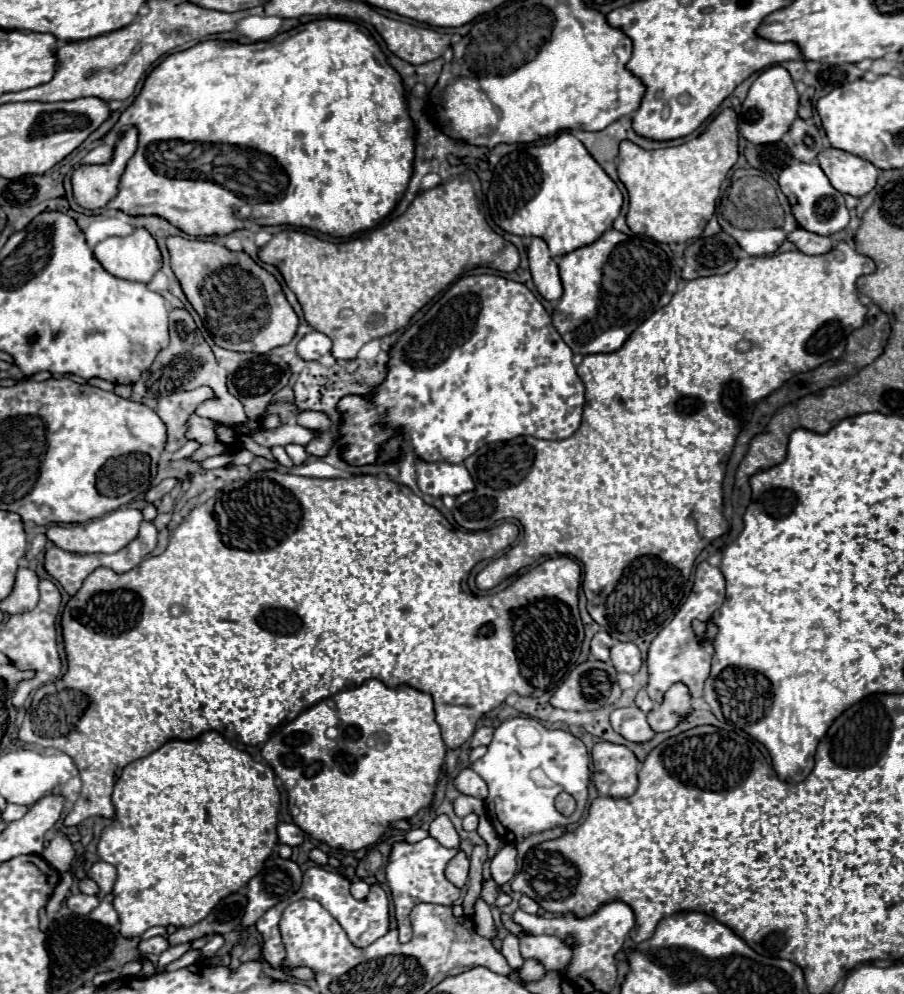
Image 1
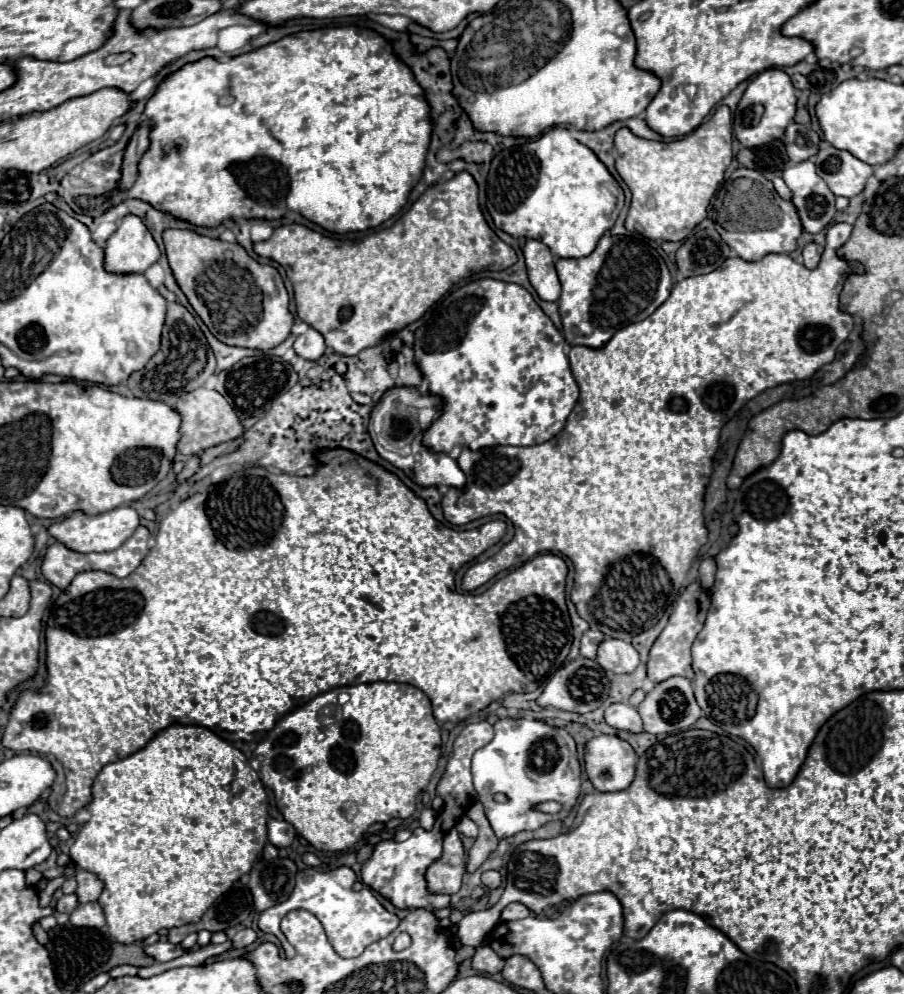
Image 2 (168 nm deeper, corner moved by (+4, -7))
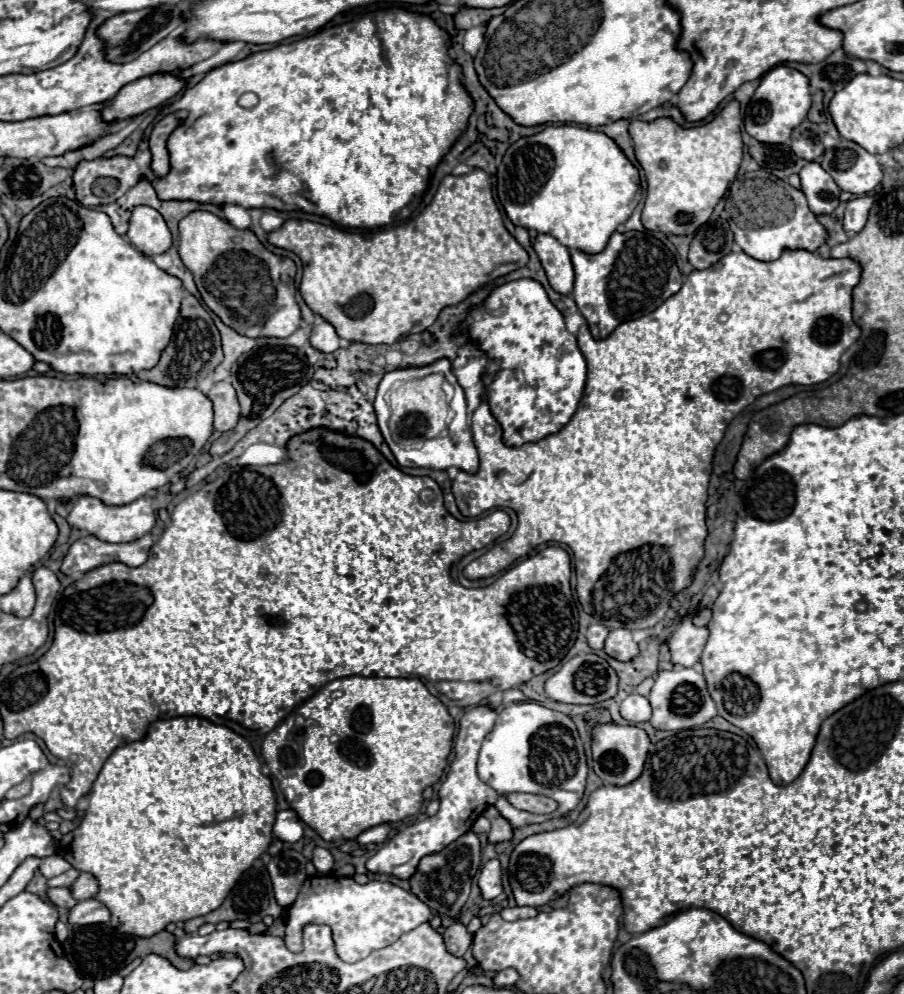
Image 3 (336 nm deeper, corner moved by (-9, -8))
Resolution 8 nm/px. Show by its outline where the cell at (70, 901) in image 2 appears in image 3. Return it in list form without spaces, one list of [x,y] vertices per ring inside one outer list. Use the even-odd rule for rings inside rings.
[[[48,887],[46,889],[46,897],[56,905],[56,907],[66,907],[66,909],[72,909],[76,905],[76,899],[72,899],[70,895],[70,889],[66,887]]]

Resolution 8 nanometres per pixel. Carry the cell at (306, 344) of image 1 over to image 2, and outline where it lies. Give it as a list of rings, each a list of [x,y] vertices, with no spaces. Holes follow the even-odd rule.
[[[309,328],[305,334],[297,336],[297,340],[295,340],[295,344],[293,344],[293,350],[295,350],[301,358],[315,362],[315,360],[319,360],[319,358],[325,354],[327,346],[325,346],[325,342],[323,342],[323,336],[321,336],[317,330]]]

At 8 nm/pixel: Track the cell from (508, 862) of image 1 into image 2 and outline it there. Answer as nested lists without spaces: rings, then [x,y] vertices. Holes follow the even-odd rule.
[[[497,870],[483,872],[481,880],[483,880],[483,884],[485,884],[489,890],[495,890],[495,888],[499,888],[499,886],[501,886],[501,874],[499,874]]]

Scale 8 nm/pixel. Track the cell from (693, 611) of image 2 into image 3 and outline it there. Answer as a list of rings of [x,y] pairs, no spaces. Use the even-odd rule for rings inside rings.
[[[686,617],[668,639],[672,663],[682,667],[694,667],[698,663],[702,649],[708,639],[706,627],[694,627],[692,617]]]

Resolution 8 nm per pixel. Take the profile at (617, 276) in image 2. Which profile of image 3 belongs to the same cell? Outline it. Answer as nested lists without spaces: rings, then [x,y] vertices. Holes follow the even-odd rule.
[[[616,231],[604,251],[590,255],[570,249],[570,255],[576,273],[572,297],[594,339],[608,337],[620,323],[654,311],[682,287],[682,273],[678,271],[674,255],[648,231]]]

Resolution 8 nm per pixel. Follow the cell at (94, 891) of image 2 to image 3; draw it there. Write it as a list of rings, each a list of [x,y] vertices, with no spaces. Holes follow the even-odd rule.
[[[80,873],[80,877],[70,885],[70,891],[72,891],[72,897],[76,901],[92,899],[96,895],[96,891],[98,891],[98,881],[88,873]]]

